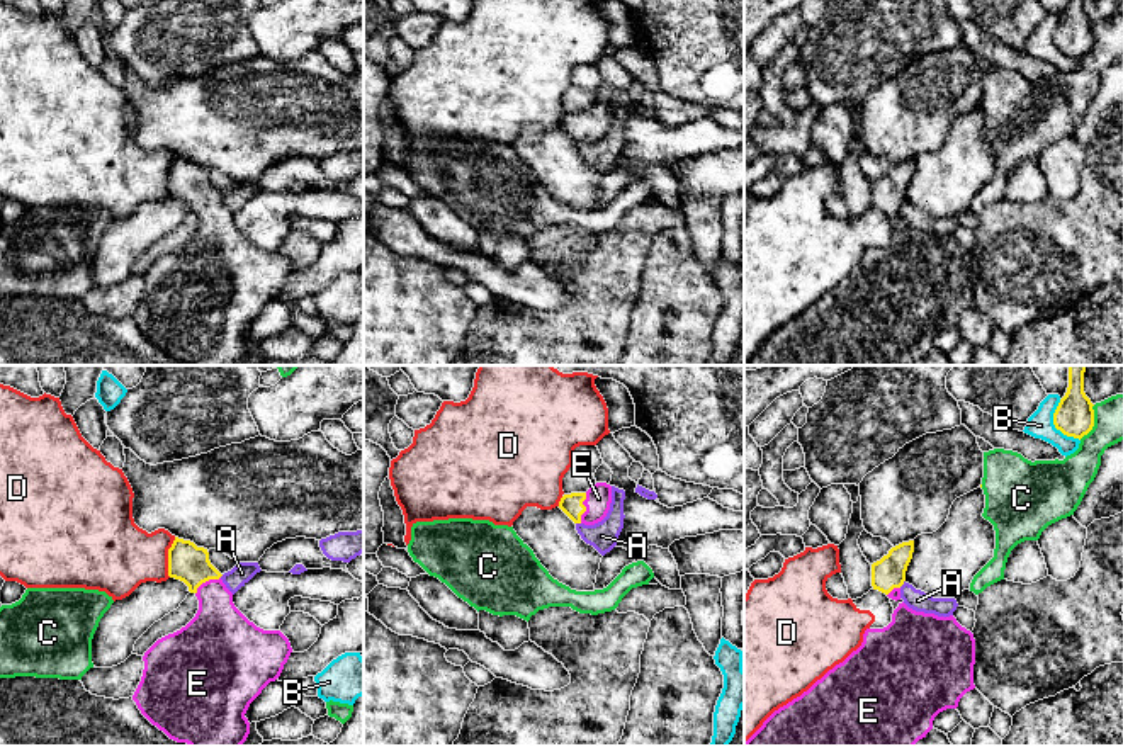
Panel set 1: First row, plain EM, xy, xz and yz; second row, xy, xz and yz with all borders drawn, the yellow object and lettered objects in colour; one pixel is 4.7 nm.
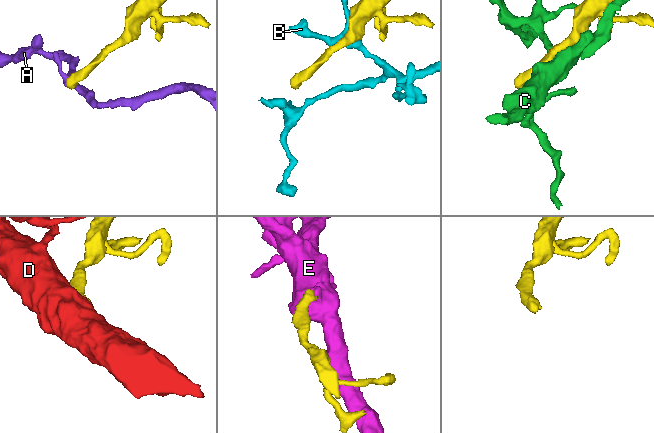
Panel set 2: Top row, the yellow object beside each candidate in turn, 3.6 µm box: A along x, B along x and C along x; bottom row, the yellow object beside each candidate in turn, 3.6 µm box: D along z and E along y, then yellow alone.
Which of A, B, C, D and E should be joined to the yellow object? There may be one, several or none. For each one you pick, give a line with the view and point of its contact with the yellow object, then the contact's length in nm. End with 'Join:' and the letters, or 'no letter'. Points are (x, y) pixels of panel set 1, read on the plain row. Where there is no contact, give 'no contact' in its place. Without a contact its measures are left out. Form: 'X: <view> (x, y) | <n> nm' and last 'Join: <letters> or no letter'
E: xz (585, 128) | 150 nm
Join: E

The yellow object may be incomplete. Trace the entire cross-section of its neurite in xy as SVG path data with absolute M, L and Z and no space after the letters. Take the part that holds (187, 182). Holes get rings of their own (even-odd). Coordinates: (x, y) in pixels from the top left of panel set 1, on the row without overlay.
M175 156L168 168L168 195L183 201L199 219L195 236L180 250L158 258L143 275L144 289L133 314L141 333L170 359L189 365L241 365L250 353L245 336L250 323L275 301L292 267L280 250L263 250L250 241L233 223L233 212L211 184L209 172L190 160Z

